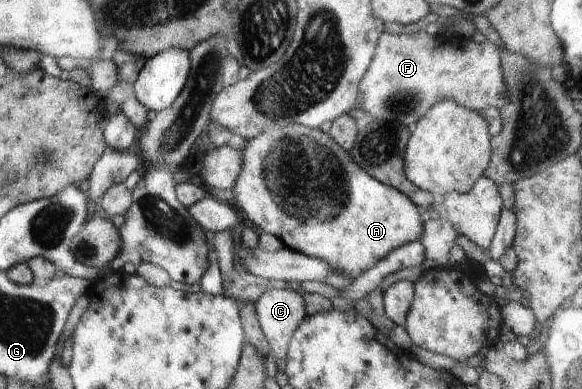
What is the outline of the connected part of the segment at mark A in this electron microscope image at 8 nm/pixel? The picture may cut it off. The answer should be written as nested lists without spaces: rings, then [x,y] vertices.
[[[286,125],[286,127],[274,129],[274,131],[266,130],[263,134],[252,138],[243,150],[243,171],[239,175],[238,182],[235,183],[233,189],[234,193],[236,193],[236,205],[242,209],[244,215],[258,229],[262,229],[267,234],[277,237],[284,247],[292,248],[294,251],[308,257],[324,260],[334,272],[340,272],[351,280],[356,279],[366,270],[371,270],[374,266],[378,266],[380,262],[383,262],[384,258],[387,258],[388,254],[391,254],[391,251],[398,250],[405,243],[419,240],[422,237],[422,221],[420,221],[420,215],[418,215],[418,209],[416,209],[417,205],[412,203],[412,200],[408,199],[408,196],[404,195],[400,190],[390,187],[388,184],[380,183],[375,177],[368,175],[364,169],[360,169],[352,161],[352,157],[340,145],[336,145],[330,139],[330,135],[322,133],[320,129],[308,129],[308,127],[302,127],[302,125]]]

